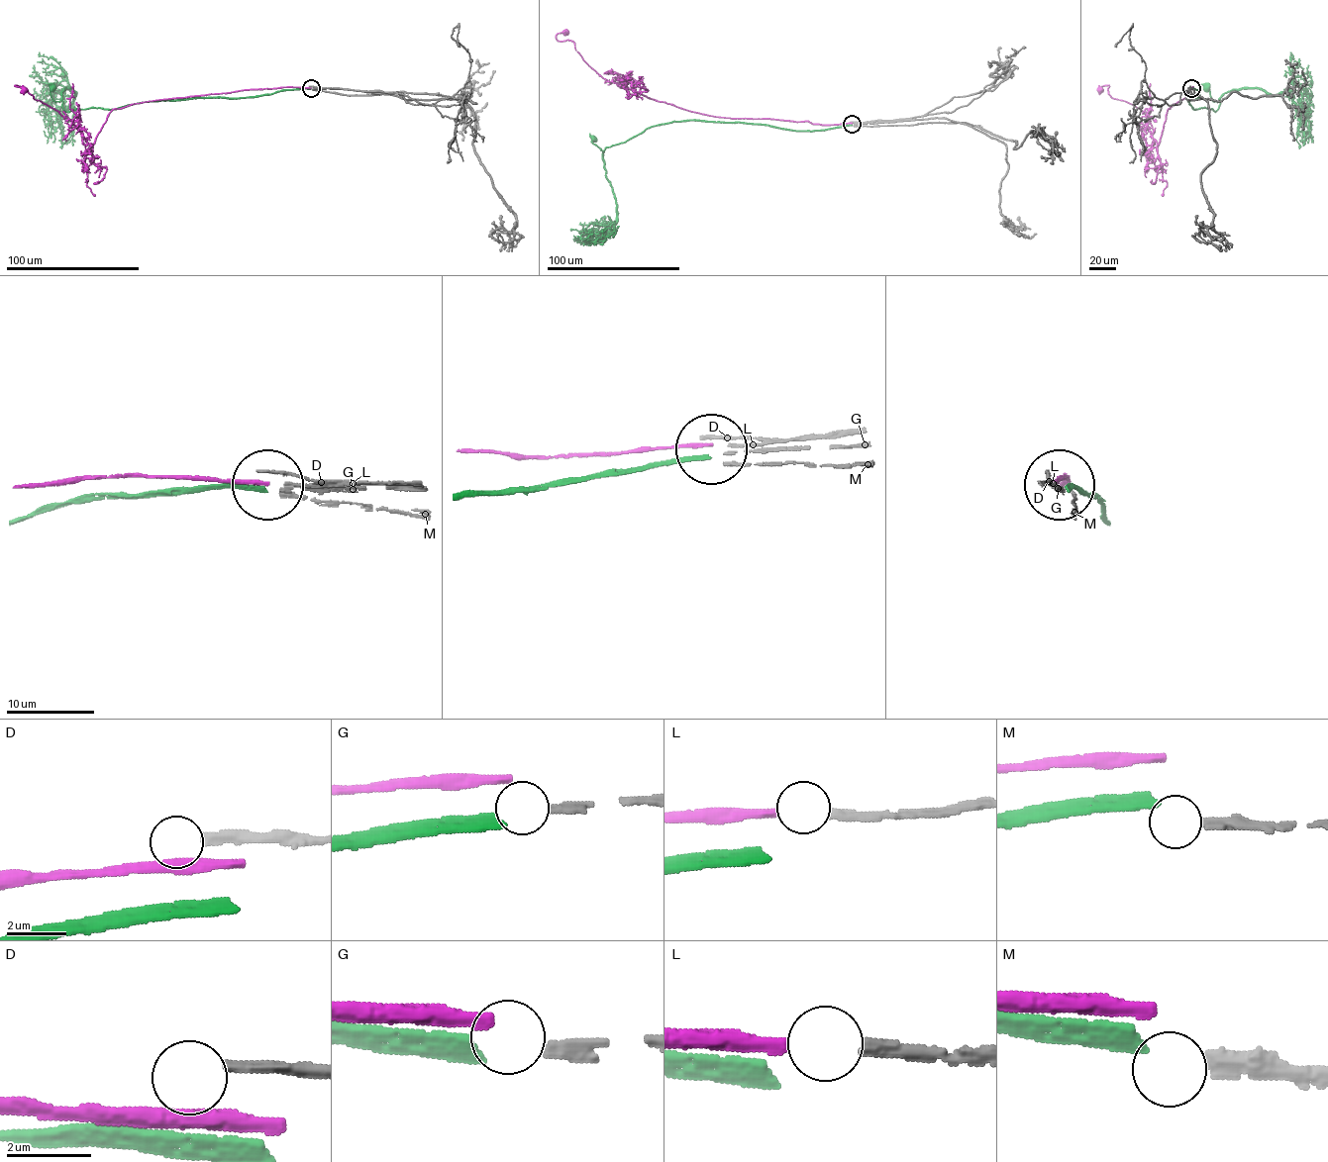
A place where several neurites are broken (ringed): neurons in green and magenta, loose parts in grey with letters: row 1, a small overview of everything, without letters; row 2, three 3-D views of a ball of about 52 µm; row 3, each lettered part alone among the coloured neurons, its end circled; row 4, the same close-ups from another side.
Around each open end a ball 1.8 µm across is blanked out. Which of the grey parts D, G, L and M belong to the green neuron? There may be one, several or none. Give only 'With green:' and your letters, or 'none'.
With green: G

